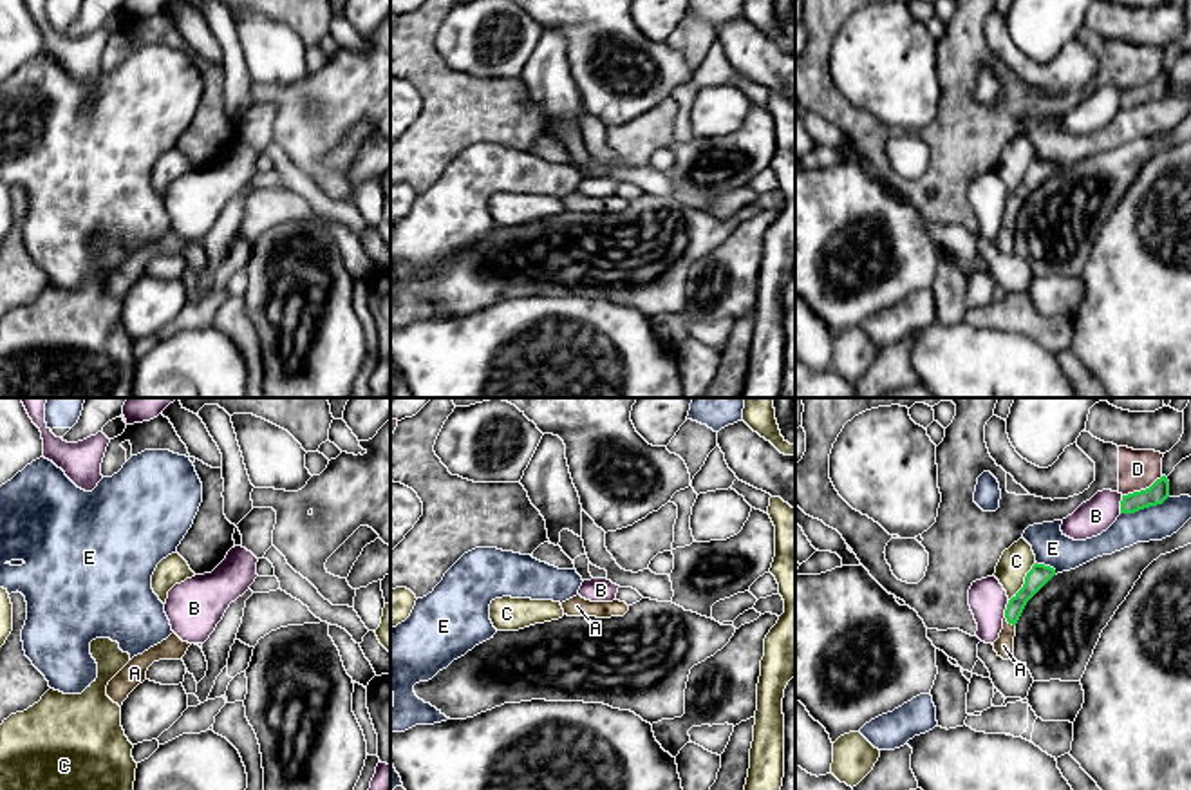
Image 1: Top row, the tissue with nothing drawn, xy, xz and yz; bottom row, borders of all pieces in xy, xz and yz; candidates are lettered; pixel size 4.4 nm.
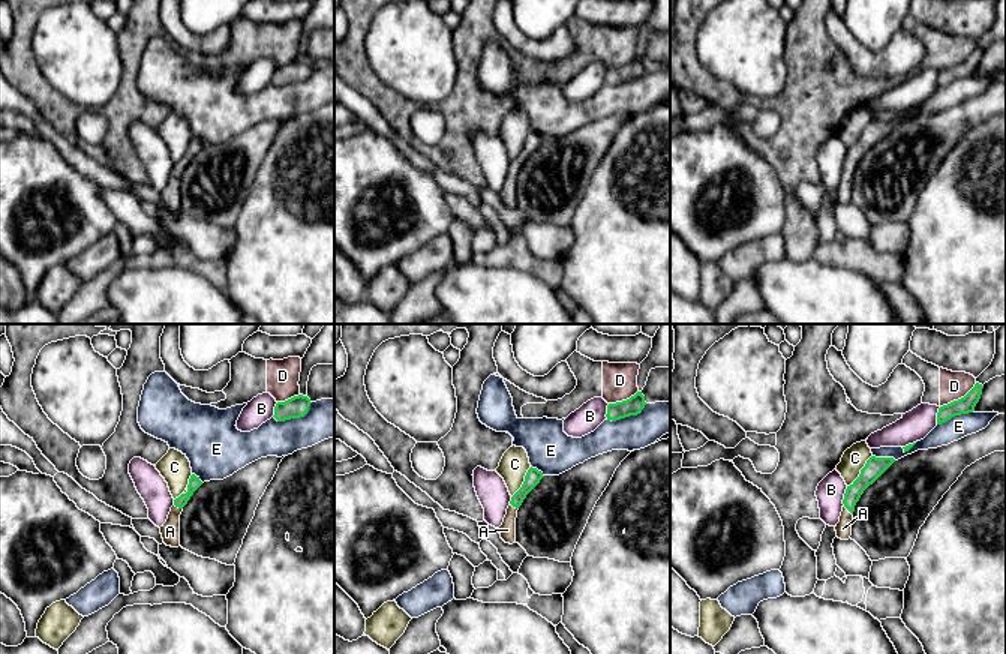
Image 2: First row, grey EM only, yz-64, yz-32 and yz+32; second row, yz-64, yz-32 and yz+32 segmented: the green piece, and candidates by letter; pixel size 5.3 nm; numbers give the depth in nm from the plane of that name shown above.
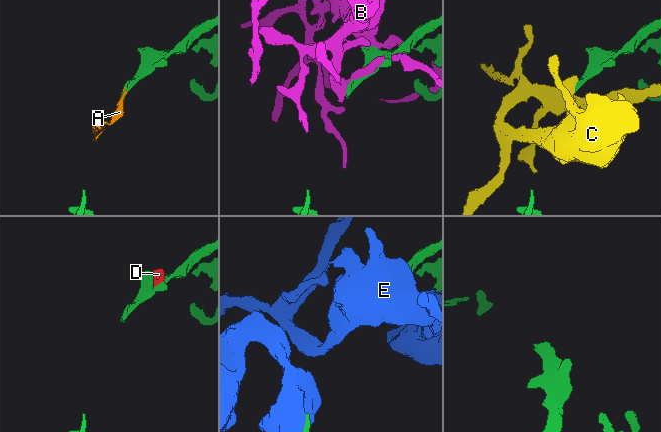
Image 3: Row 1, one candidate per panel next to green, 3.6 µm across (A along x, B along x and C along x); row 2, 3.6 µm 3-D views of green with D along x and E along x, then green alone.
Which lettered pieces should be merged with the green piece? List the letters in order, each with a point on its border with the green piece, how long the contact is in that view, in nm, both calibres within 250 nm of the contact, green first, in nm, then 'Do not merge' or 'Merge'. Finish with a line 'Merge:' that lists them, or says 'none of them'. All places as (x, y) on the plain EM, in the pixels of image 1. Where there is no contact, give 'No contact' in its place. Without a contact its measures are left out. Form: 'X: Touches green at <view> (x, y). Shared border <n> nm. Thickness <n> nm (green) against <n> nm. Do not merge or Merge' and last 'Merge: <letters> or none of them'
A: Touches green at yz (1009, 217). Shared border 60 nm. Thickness 90 nm (green) against 90 nm. Merge
B: Touches green at yz (1121, 100). Shared border 80 nm. Thickness 90 nm (green) against 160 nm. Do not merge
C: Touches green at yz (1025, 178). Shared border 220 nm. Thickness 90 nm (green) against 140 nm. Do not merge
D: Touches green at yz (1143, 85). Shared border 200 nm. Thickness 90 nm (green) against 180 nm. Do not merge
E: Touches green at yz (1144, 102). Shared border 240 nm. Thickness 90 nm (green) against 160 nm. Do not merge
Merge: A

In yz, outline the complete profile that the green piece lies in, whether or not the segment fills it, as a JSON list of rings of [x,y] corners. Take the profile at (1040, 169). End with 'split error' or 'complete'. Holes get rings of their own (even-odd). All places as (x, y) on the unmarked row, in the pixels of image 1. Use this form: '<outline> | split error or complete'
[[[1034,159],[1025,172],[1023,183],[1008,195],[999,233],[992,239],[1003,255],[1014,253],[1016,219],[1027,197],[1055,170],[1055,165],[1045,159]]] | split error

